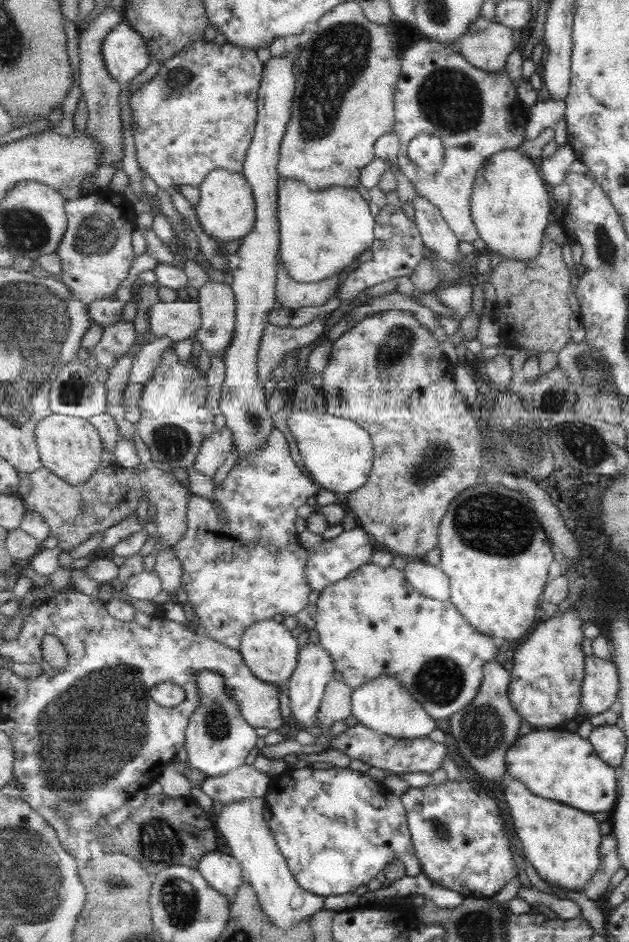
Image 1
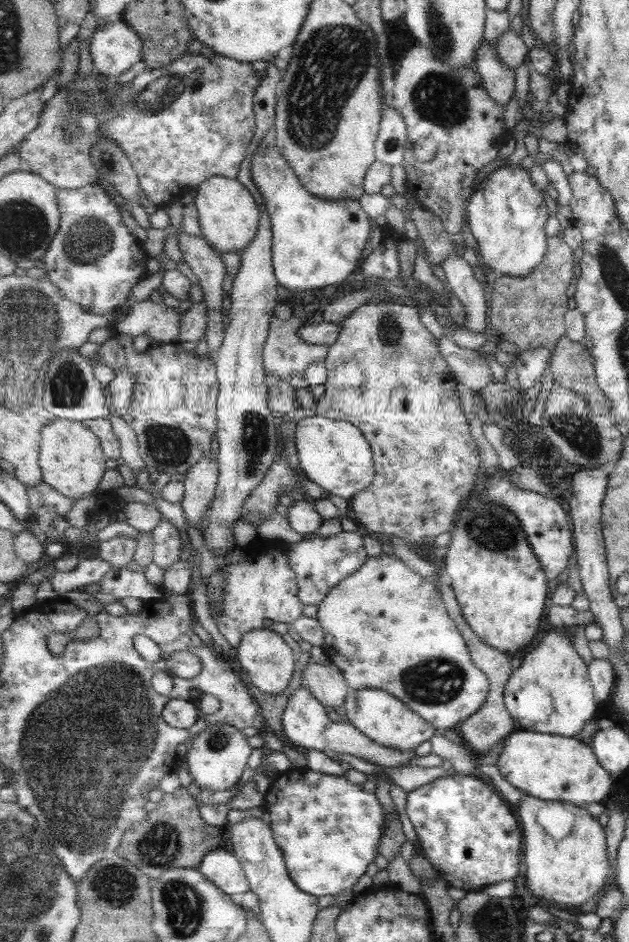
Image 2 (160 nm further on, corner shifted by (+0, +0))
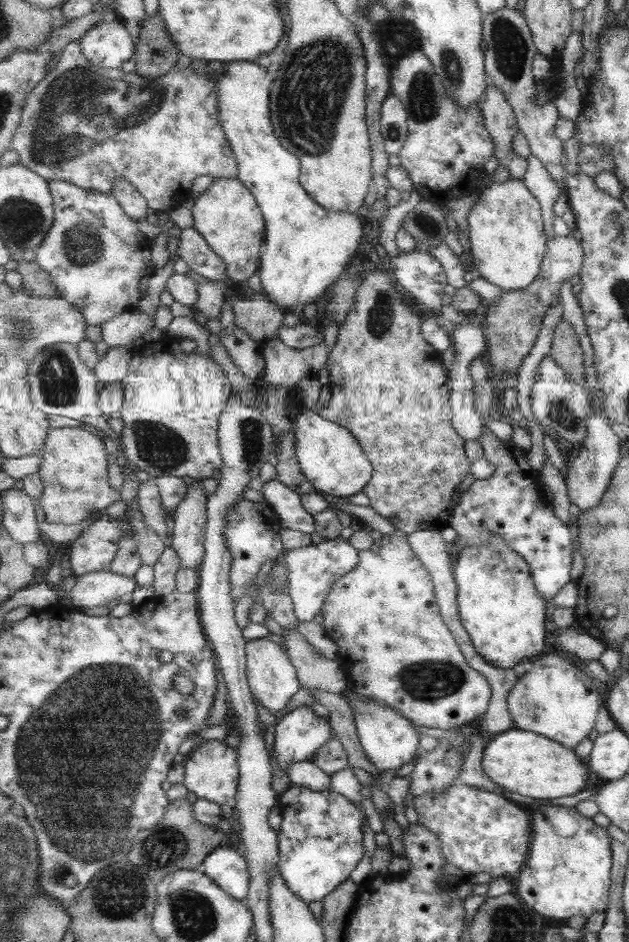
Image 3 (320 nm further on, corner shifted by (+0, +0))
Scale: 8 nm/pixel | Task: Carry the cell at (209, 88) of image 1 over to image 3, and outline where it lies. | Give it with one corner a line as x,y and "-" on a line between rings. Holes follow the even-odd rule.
80,40
70,42
62,52
56,69
46,75
44,80
36,84
26,98
24,109
22,110
22,121
19,129
14,135
12,148
19,154
19,162
27,168
33,169
43,175
48,181
62,180
70,181
71,184
79,185
81,188
90,189
113,194
114,186
118,178
126,178
134,188
139,190
147,199
151,211
157,213
169,213
170,209
181,206
181,190
191,190
195,178
199,176
212,176
215,179
234,178
237,179
239,172
238,160
234,149
231,146
227,132
223,129
221,121
221,104
218,104
218,79
215,80
213,72
209,74
205,67
201,70
193,71
191,67
178,69
174,67
165,76
155,79
145,78
136,72
125,73
122,69
112,69
97,66
91,62
84,54
80,45

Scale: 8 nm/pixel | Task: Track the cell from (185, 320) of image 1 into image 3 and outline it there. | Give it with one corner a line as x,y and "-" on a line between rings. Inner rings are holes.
131,310
108,320
102,325
103,341
113,347
125,346
142,339
151,329
157,328
154,316
140,310

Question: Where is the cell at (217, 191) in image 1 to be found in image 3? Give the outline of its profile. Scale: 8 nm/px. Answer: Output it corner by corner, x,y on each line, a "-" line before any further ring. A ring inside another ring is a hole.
213,179
205,192
195,198
191,211
193,226
225,261
226,278
238,283
254,277
257,266
260,266
259,256
262,256
262,245
265,241
266,220
250,188
239,179

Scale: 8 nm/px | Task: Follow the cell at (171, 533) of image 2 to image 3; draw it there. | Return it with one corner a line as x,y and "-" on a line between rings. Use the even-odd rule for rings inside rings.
174,546
166,547
163,556
154,564
153,584
157,595
169,596
176,588
176,576
182,567
182,560

